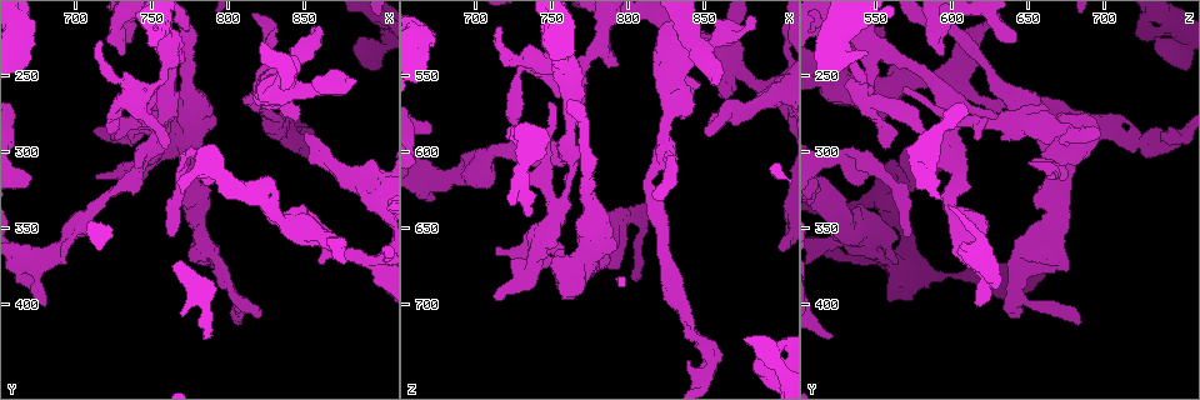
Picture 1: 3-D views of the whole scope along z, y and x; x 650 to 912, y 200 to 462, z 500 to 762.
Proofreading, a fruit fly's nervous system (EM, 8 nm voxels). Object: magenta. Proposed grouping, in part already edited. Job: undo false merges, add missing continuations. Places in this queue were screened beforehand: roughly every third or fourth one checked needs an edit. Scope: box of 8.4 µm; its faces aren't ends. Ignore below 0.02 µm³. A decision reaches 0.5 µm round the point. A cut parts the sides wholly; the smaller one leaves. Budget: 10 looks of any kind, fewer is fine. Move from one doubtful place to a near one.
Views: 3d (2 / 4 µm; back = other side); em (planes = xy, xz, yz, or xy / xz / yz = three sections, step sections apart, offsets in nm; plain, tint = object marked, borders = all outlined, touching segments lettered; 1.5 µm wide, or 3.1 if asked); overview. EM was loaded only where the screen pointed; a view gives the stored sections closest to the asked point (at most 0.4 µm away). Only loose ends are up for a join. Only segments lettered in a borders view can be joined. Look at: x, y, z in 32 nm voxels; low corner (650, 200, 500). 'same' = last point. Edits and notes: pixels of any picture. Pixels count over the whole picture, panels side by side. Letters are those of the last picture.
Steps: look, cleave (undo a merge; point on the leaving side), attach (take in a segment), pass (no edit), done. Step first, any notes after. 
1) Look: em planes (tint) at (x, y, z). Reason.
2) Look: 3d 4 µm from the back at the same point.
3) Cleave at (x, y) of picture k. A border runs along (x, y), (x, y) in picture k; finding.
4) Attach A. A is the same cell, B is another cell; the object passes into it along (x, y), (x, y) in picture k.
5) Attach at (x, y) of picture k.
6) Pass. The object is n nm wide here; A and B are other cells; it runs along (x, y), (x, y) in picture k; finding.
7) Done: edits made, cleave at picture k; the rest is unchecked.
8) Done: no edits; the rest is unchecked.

Look: 3d 2 µm at (744, 284, 666). Sharp bend.

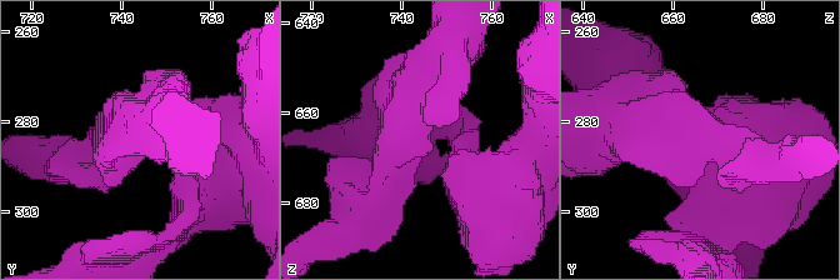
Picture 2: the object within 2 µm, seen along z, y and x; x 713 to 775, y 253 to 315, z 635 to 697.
Look: em planes (borders) at (742, 284, 666). 3 arms meet here; the arms are 240, 340, 380 nm wide; need the tissue.

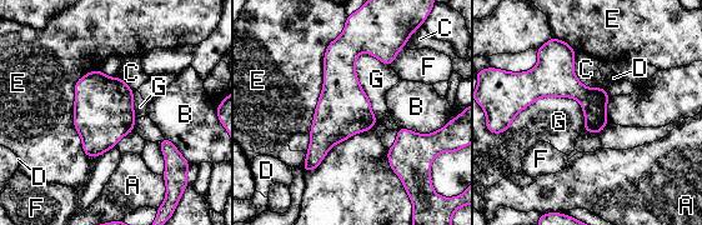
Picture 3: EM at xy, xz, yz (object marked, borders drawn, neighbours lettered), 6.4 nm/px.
Pass. A, B, C, D, E, F and G are other cells; all the same neuron.

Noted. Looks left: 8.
Look: em planes (borders) at (852, 286, 586). Free end.

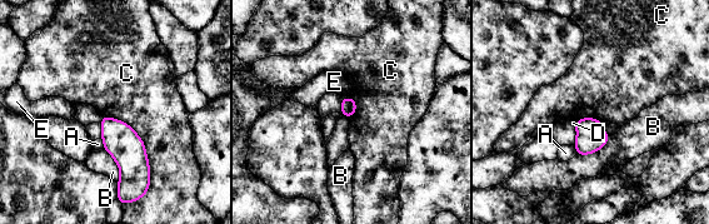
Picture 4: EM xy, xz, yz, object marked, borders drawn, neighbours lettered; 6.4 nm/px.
Pass. The longest contact is with C, 550 nm; A, B, C, D and E are other cells; no lettered segment goes on from it.

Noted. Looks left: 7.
Look: em xy step 8 (borders) at (804, 412, 686). An open end.

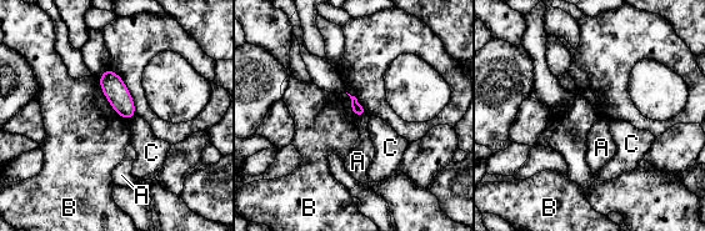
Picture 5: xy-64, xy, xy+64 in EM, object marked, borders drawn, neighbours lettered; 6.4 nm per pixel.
Look: em yz step 4 (borders) at the same point.

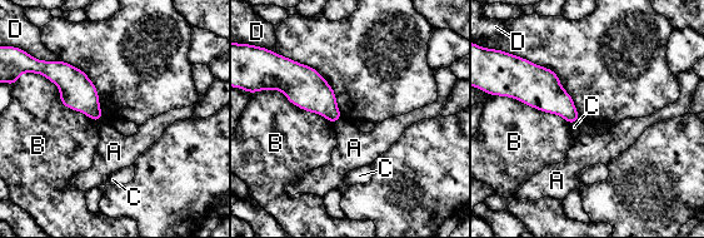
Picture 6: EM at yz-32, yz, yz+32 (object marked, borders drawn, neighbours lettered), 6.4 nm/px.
Pass. The longest contact is with B, 500 nm; A, B, C and D are other cells; a border runs along (340, 117), (334, 123) in picture 6; none of them fits.

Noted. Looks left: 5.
Look: em yz step 4 (plain) at (682, 400, 616). Free end.

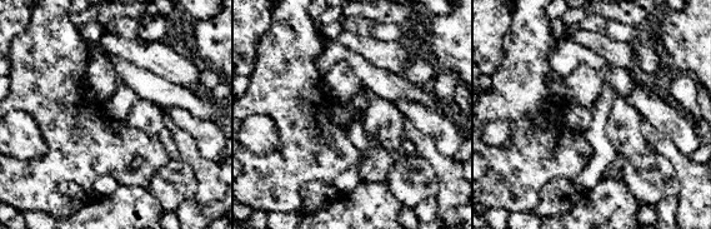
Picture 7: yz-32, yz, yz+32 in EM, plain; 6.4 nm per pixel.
Look: em yz step 4 (borders) at the same point. See the neighbours.

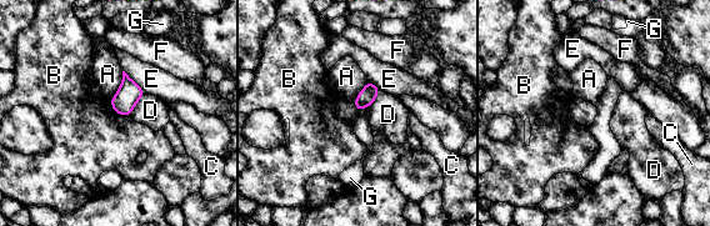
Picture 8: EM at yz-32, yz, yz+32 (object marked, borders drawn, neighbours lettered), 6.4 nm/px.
Pass. A, B, C, D, E, F and G are other cells; a border runs along (370, 104), (359, 112) in picture 8; none of them fits.

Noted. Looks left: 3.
Done: no edits; the rest is unchecked.

